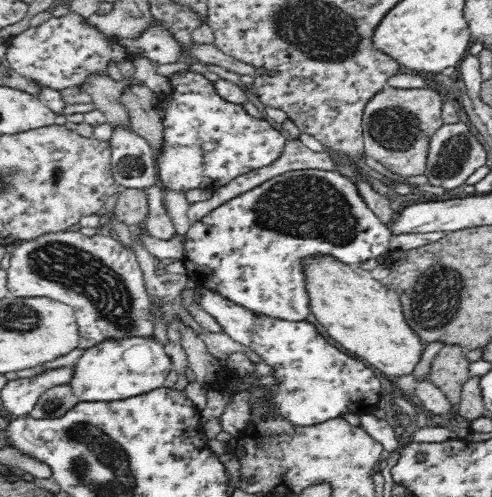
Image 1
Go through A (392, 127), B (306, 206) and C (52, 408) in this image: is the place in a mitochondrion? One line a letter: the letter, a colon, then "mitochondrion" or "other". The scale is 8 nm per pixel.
A: mitochondrion
B: mitochondrion
C: mitochondrion

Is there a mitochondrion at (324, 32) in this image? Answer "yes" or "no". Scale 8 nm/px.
yes

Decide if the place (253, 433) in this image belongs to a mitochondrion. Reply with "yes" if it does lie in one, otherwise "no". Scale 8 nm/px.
no

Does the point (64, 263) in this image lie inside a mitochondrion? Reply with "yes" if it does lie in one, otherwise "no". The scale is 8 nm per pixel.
yes

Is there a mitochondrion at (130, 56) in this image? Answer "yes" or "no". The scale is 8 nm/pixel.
no

